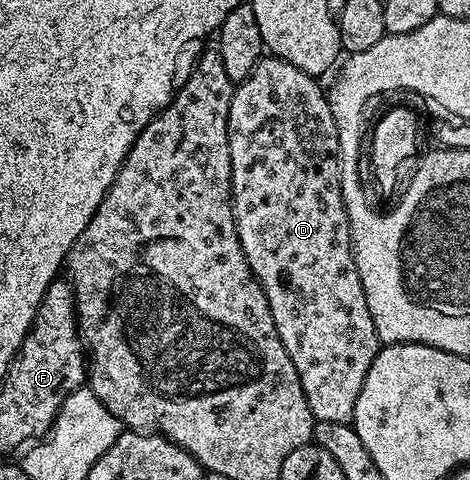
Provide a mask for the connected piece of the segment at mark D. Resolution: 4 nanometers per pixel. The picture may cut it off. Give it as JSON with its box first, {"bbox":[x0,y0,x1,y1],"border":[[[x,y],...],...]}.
{"bbox":[228,57,382,423],"border":[[[264,57],[241,83],[235,84],[228,114],[228,140],[232,162],[232,212],[236,218],[238,237],[242,241],[246,261],[266,293],[266,301],[270,305],[270,313],[274,317],[278,337],[282,337],[282,345],[286,345],[286,353],[290,353],[290,361],[294,361],[294,369],[298,369],[298,377],[302,381],[302,393],[306,393],[306,401],[312,410],[313,420],[352,423],[354,405],[358,401],[358,393],[362,393],[362,381],[366,381],[366,373],[370,373],[370,365],[382,344],[374,329],[374,317],[370,317],[370,309],[366,305],[362,277],[358,277],[352,252],[350,221],[346,217],[346,205],[342,201],[338,129],[334,125],[334,113],[328,104],[325,88],[320,88],[316,83],[319,82],[313,76],[298,69],[290,61]]]}

